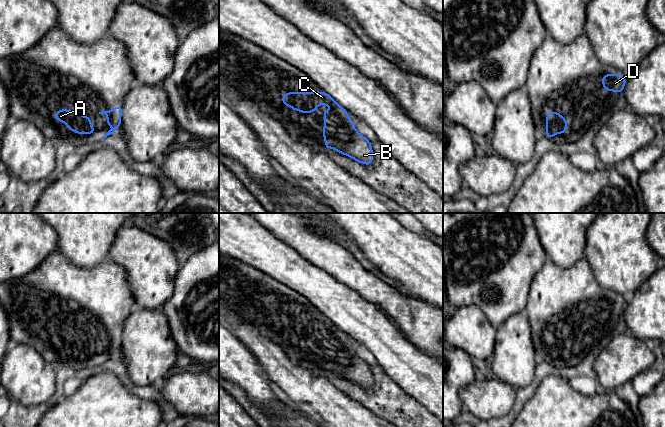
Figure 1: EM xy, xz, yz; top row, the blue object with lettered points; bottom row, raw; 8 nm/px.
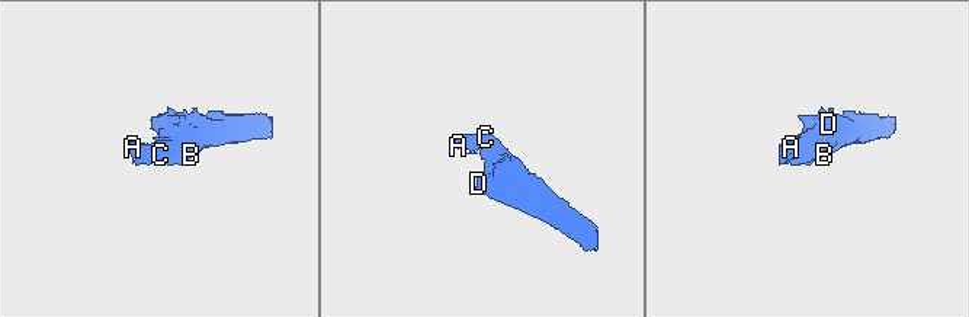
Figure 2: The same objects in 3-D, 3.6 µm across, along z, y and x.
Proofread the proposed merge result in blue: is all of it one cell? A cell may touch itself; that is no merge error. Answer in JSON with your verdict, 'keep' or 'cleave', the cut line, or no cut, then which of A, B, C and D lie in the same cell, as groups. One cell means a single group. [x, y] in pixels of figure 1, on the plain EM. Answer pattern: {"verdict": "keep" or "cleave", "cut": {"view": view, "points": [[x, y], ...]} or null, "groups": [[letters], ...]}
{"verdict": "keep", "cut": null, "groups": [["A", "B", "C", "D"]]}

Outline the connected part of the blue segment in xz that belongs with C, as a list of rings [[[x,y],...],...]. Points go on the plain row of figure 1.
[[[288,316],[281,322],[284,330],[290,330],[301,337],[313,337],[321,329],[333,330],[334,334],[324,334],[323,361],[326,372],[331,372],[364,389],[373,387],[371,366],[355,352],[347,334],[340,330],[328,317]]]

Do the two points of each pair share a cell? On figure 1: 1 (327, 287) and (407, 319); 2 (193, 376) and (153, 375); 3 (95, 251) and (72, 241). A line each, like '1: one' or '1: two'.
1: two
2: two
3: one

